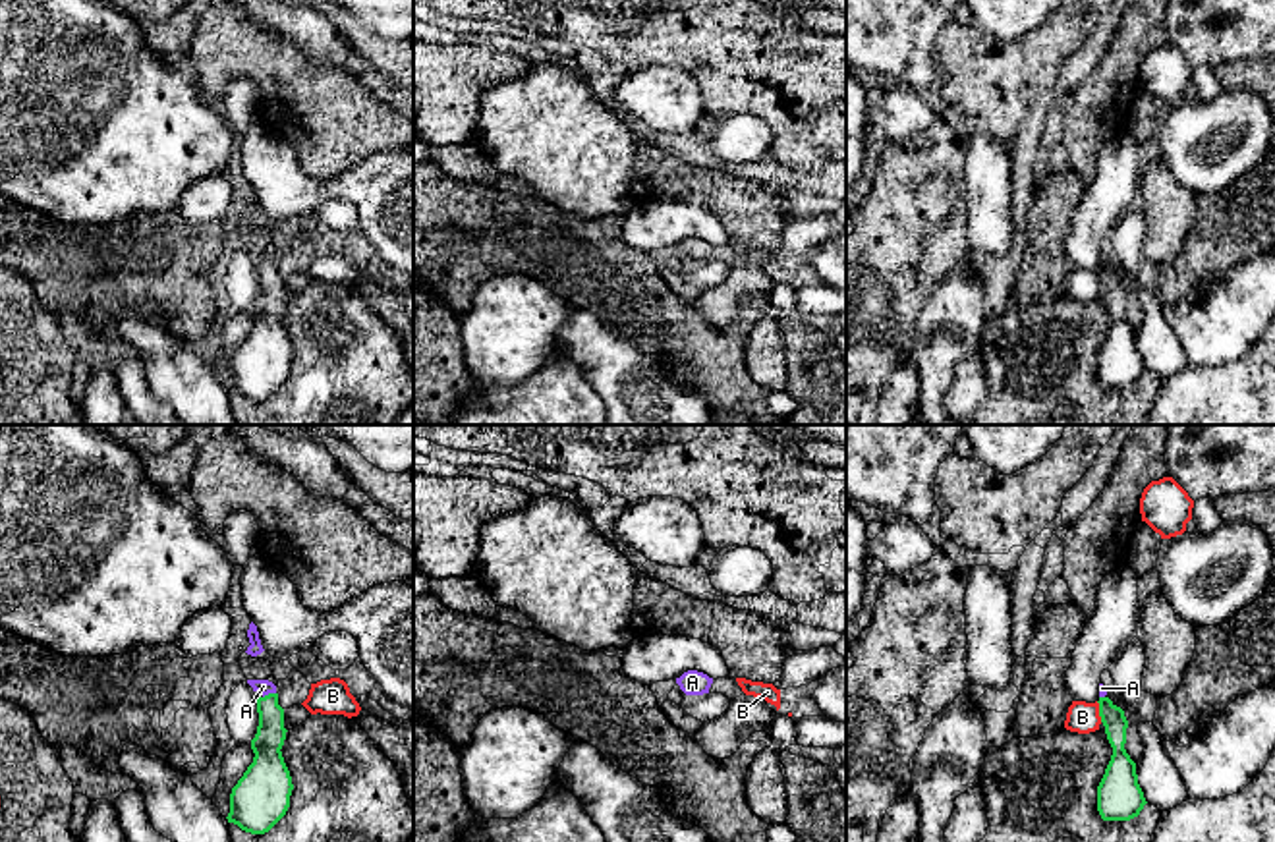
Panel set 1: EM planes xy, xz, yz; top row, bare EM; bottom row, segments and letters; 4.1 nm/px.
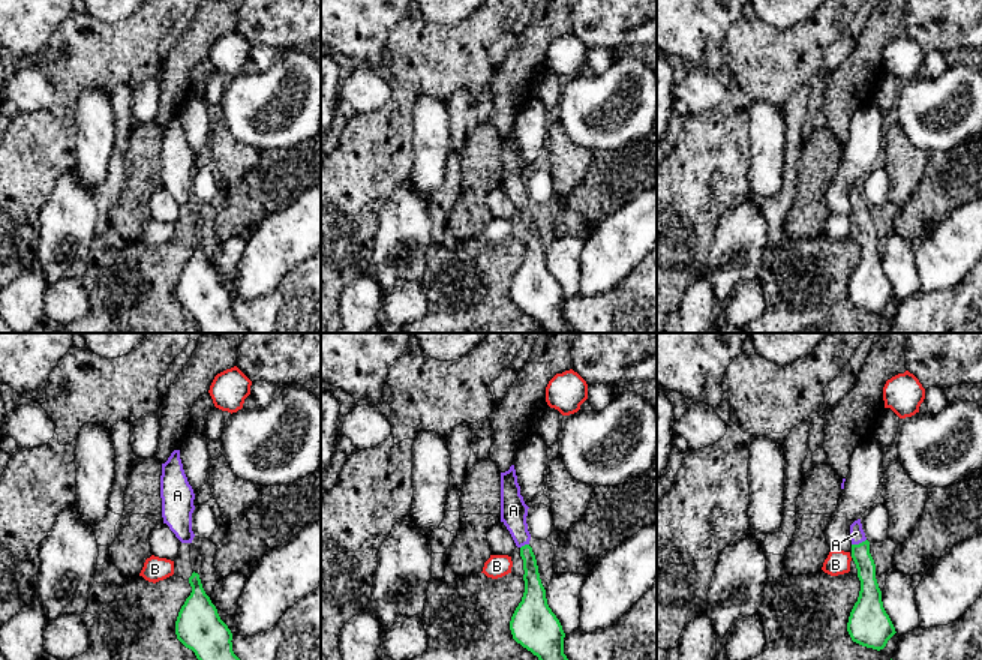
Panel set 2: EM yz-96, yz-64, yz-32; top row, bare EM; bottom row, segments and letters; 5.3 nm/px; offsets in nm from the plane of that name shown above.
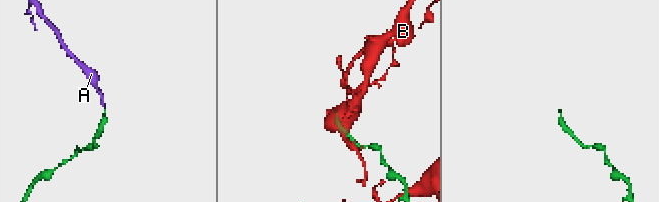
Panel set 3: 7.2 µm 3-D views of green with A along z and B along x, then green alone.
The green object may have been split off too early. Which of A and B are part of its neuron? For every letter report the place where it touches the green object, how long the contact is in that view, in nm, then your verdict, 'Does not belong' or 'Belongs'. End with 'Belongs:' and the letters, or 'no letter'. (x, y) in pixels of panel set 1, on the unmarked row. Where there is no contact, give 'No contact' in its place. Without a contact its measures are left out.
A: Touches green at xy (269, 261). Shared border 60 nm. Belongs
B: Touches green at yz (1100, 279). Shared border 90 nm. Does not belong
Belongs: A

